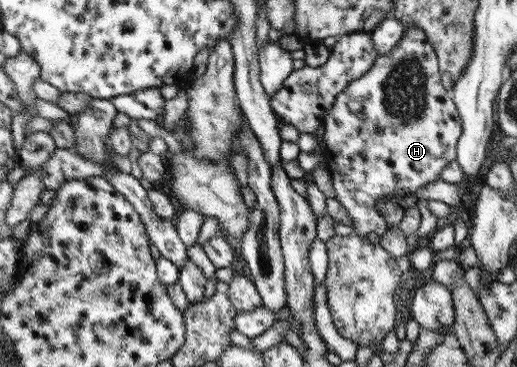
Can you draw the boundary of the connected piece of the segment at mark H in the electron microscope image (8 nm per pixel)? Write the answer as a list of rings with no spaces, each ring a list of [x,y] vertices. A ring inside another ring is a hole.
[[[414,25],[411,27],[407,26],[402,40],[389,53],[380,55],[367,73],[364,73],[359,79],[354,79],[349,85],[345,86],[341,94],[336,95],[336,101],[324,119],[324,126],[325,163],[332,176],[331,186],[334,188],[334,197],[337,198],[341,207],[349,215],[349,222],[347,223],[348,230],[366,240],[369,239],[368,235],[370,233],[376,233],[379,235],[378,237],[383,237],[382,233],[389,229],[386,220],[377,211],[377,204],[383,202],[383,199],[396,199],[397,195],[395,193],[401,193],[401,191],[406,194],[417,195],[417,190],[421,190],[423,186],[431,183],[431,181],[439,180],[439,176],[441,176],[441,172],[445,169],[445,166],[456,159],[458,141],[462,132],[462,121],[460,120],[457,108],[452,100],[450,91],[443,87],[441,81],[438,57],[436,56],[435,50],[431,42],[427,39],[425,32]]]

